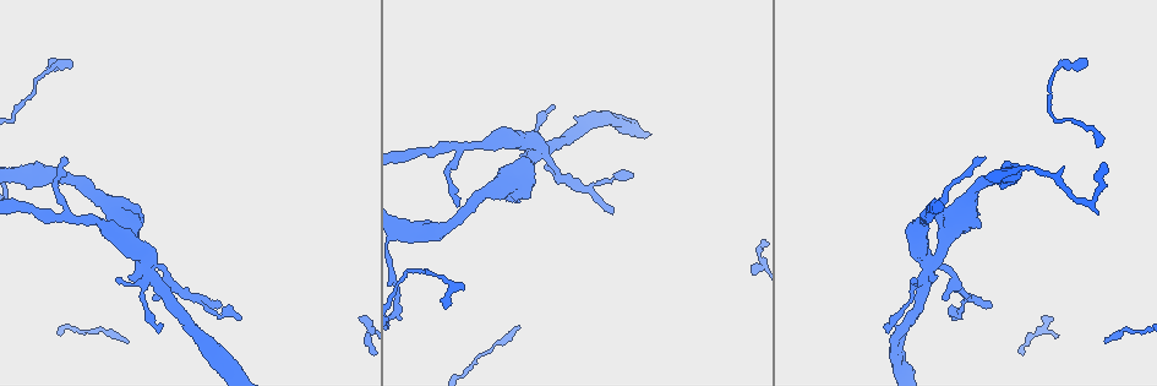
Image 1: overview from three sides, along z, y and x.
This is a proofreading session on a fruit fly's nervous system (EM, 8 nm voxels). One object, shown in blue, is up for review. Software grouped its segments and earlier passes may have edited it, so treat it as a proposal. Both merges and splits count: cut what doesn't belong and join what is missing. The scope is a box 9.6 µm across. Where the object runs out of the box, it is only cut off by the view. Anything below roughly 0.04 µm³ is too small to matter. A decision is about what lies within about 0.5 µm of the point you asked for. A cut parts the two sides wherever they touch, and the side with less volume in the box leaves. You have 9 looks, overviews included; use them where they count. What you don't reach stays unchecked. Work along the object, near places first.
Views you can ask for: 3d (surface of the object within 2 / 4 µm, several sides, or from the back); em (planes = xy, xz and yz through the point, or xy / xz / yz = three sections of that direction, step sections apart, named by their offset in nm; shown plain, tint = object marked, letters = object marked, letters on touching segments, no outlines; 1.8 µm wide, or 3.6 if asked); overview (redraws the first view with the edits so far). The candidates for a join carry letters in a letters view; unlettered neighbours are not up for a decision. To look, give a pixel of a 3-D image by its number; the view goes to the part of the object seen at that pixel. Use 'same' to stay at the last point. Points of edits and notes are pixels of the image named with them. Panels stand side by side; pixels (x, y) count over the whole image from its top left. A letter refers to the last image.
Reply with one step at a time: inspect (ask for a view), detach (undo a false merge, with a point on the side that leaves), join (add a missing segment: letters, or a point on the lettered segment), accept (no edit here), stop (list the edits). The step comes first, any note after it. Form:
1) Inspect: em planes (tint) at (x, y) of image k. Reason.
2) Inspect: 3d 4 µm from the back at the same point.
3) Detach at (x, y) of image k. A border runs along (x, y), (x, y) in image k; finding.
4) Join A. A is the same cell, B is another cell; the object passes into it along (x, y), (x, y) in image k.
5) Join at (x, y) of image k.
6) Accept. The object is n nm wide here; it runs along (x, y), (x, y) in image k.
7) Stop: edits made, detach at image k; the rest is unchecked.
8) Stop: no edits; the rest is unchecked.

Inspect: 3d 4 µm at (555, 105) of image 1. Free end.

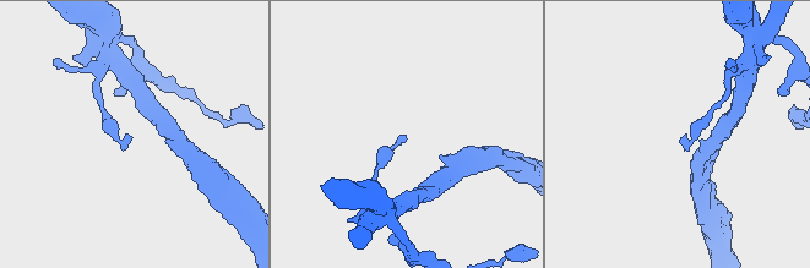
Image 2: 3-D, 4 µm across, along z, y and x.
Inspect: em xz step 16 (letters) at (681, 139) of image 2.

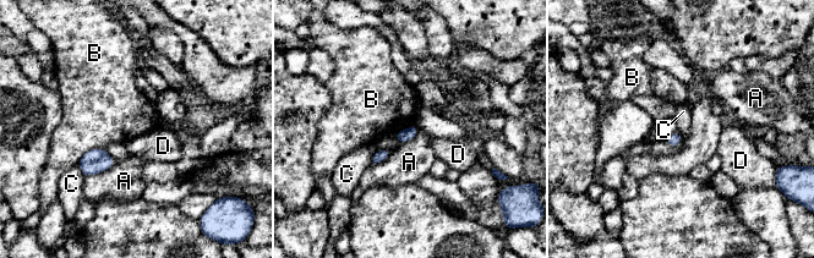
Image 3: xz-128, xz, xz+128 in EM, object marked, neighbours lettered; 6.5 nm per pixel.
Inspect: em yz step 16 (letters) at the same point.

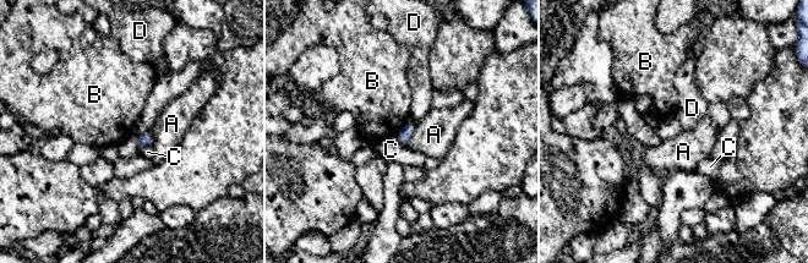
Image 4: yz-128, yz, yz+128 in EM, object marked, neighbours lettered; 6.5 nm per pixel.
Accept. A, B, C and D are other cells; none of them fits.

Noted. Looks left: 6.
Inspect: 3d 4 µm from the back at (992, 305) of image 1. Thin end.

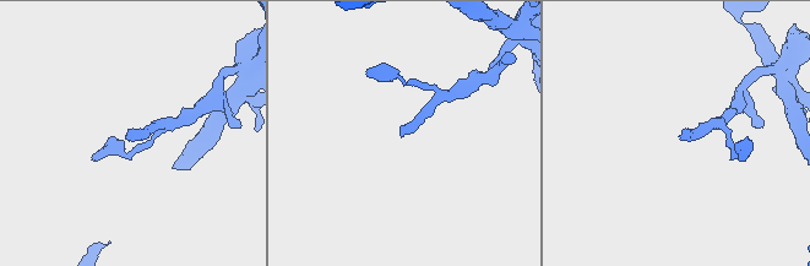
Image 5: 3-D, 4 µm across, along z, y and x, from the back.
Inspect: em xy step 4 (letters) at (129, 135) of image 5. Now the EM.

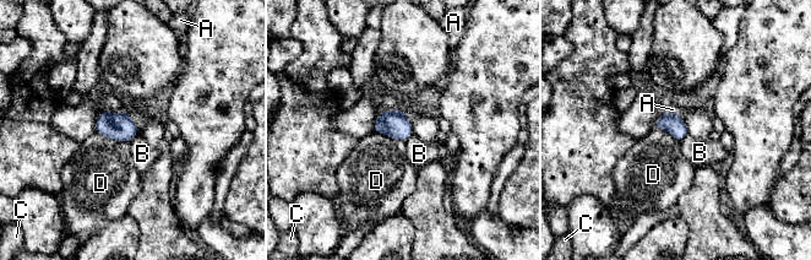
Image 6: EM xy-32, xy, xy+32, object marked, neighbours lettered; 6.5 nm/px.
Inspect: em planes (letters) at the same point. Cut it another way.

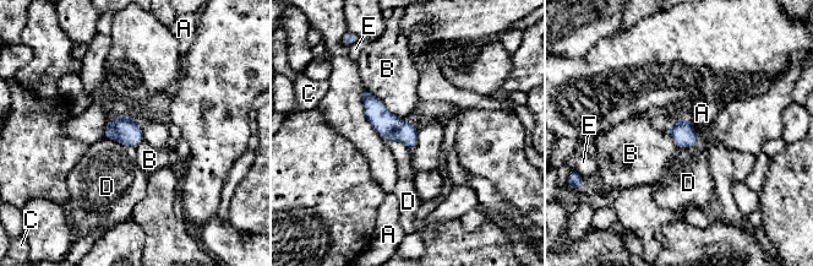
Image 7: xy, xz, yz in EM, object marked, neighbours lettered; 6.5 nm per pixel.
Accept. The longest contact is with B, 400 nm; A, B, C, D and E are other cells; a border runs along (104, 137), (116, 140), (135, 148) in image 7; none of them fits.

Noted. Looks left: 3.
Inspect: 3d 2 µm from the back at (144, 259) of image 1. Four or more arms meet.

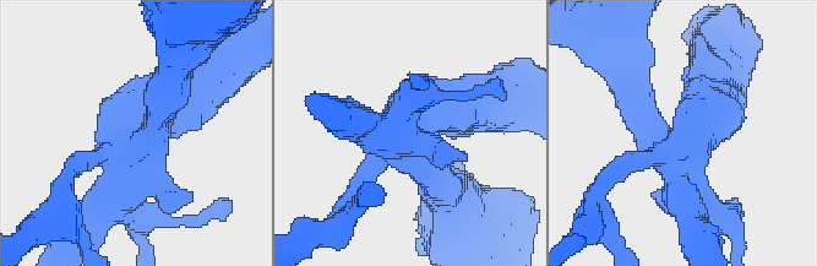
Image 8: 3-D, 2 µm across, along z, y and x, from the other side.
Inspect: em planes (tint) at (144, 140) of image 8.

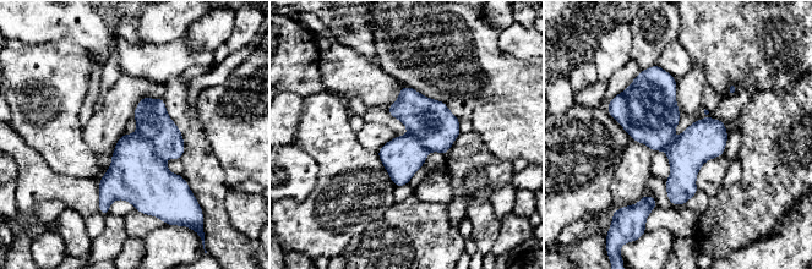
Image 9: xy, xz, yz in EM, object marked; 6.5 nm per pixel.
Inspect: em planes (letters) at the same point.

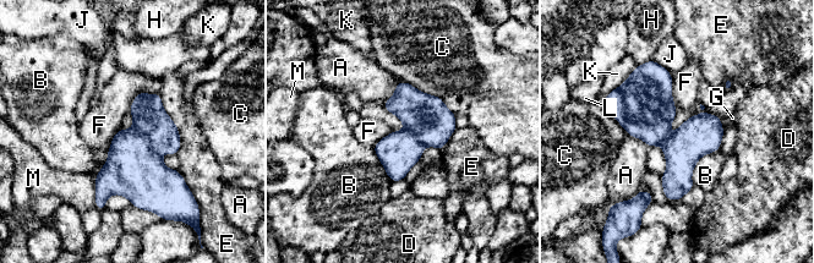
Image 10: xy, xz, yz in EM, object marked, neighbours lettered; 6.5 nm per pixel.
Detach at (149, 119) of image 10. The object is 260 nm wide here; A, B, C, D, E, F, G, H, J, K, L and M are other cells; a border runs along (134, 126), (160, 153) in image 10; two cells meet here.

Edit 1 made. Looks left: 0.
Stop: edits made, detach at image 10; the rest is unchecked.

